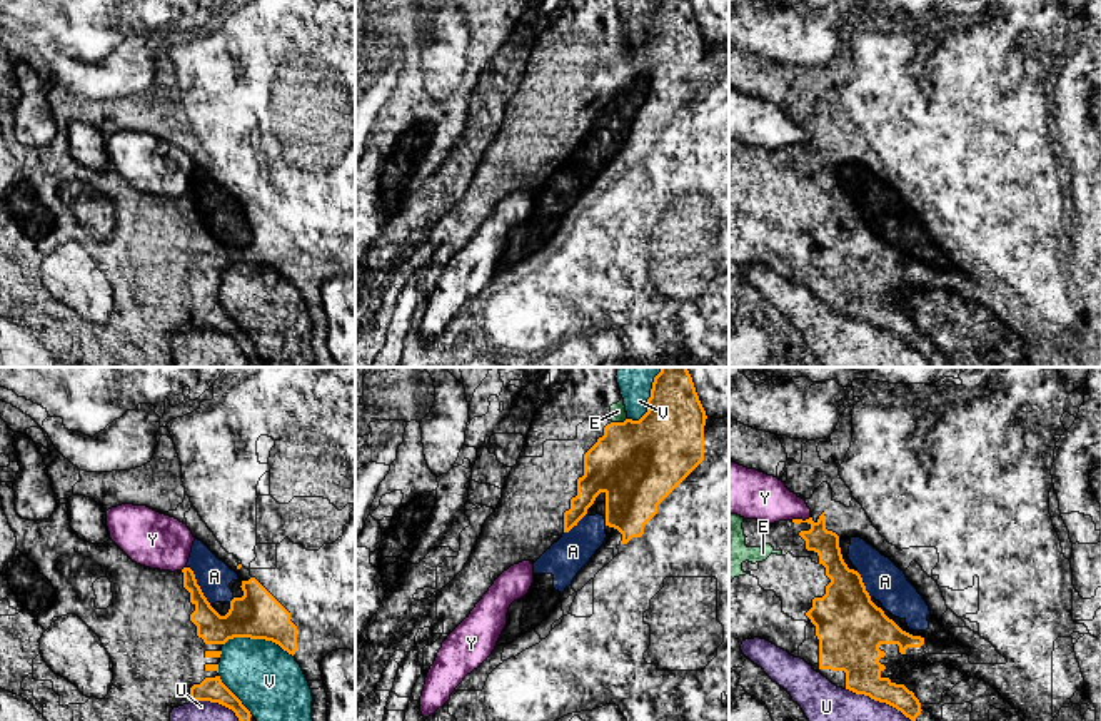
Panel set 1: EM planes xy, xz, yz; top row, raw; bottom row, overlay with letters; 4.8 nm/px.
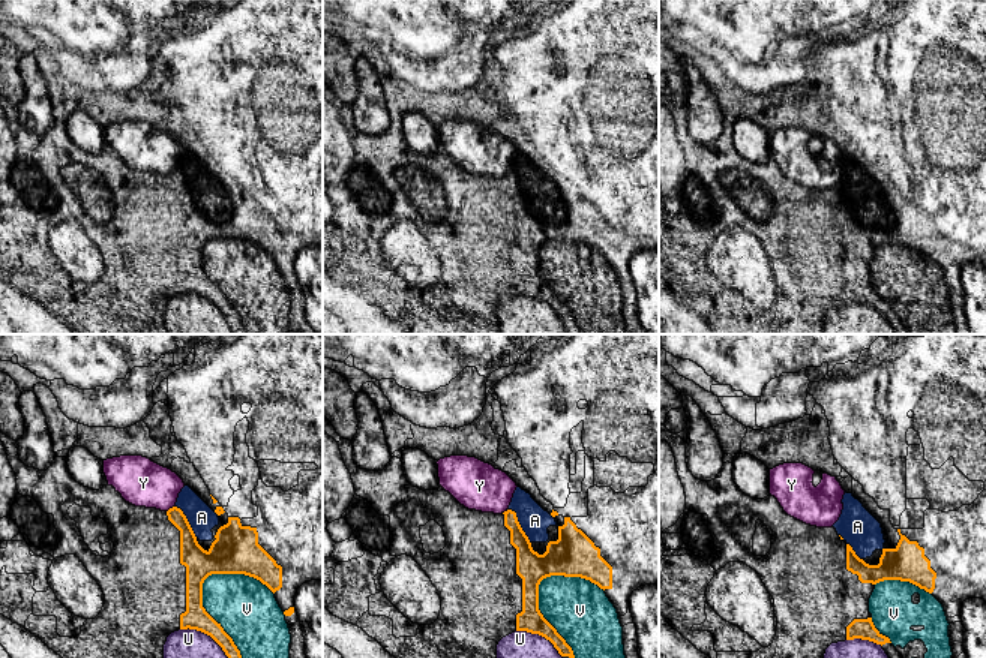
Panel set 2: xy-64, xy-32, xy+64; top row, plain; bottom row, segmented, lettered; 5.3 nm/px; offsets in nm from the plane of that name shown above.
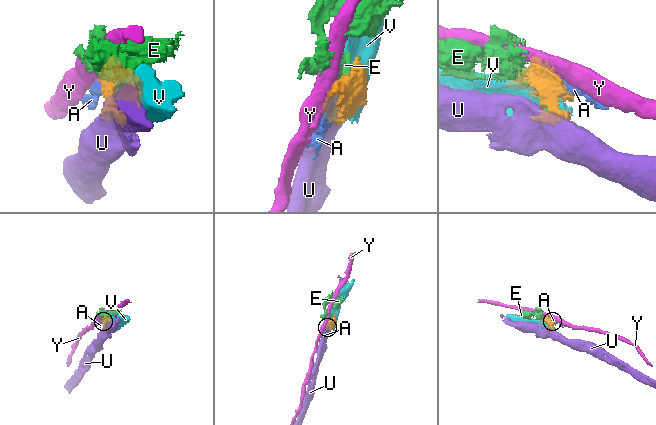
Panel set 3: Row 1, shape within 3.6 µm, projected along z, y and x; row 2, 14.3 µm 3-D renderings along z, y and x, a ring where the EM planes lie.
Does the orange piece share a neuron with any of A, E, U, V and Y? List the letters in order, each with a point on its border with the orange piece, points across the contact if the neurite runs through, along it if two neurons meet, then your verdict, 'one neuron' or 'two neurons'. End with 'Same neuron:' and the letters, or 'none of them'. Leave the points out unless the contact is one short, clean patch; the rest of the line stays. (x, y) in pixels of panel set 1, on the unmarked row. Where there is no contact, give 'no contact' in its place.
A: contact xy (197, 211); one neuron
E: contact xz (619, 49); way xz (638, 90), (623, 64), (619, 49), (618, 37); one neuron
U: contact yz (881, 327); two neurons
V: contact xy (259, 264); two neurons
Y: contact yz (799, 146); two neurons
Same neuron: A, E

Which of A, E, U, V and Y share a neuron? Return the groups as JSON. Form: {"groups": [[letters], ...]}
{"groups": [["A", "E"], ["U"], ["V"], ["Y"]]}

